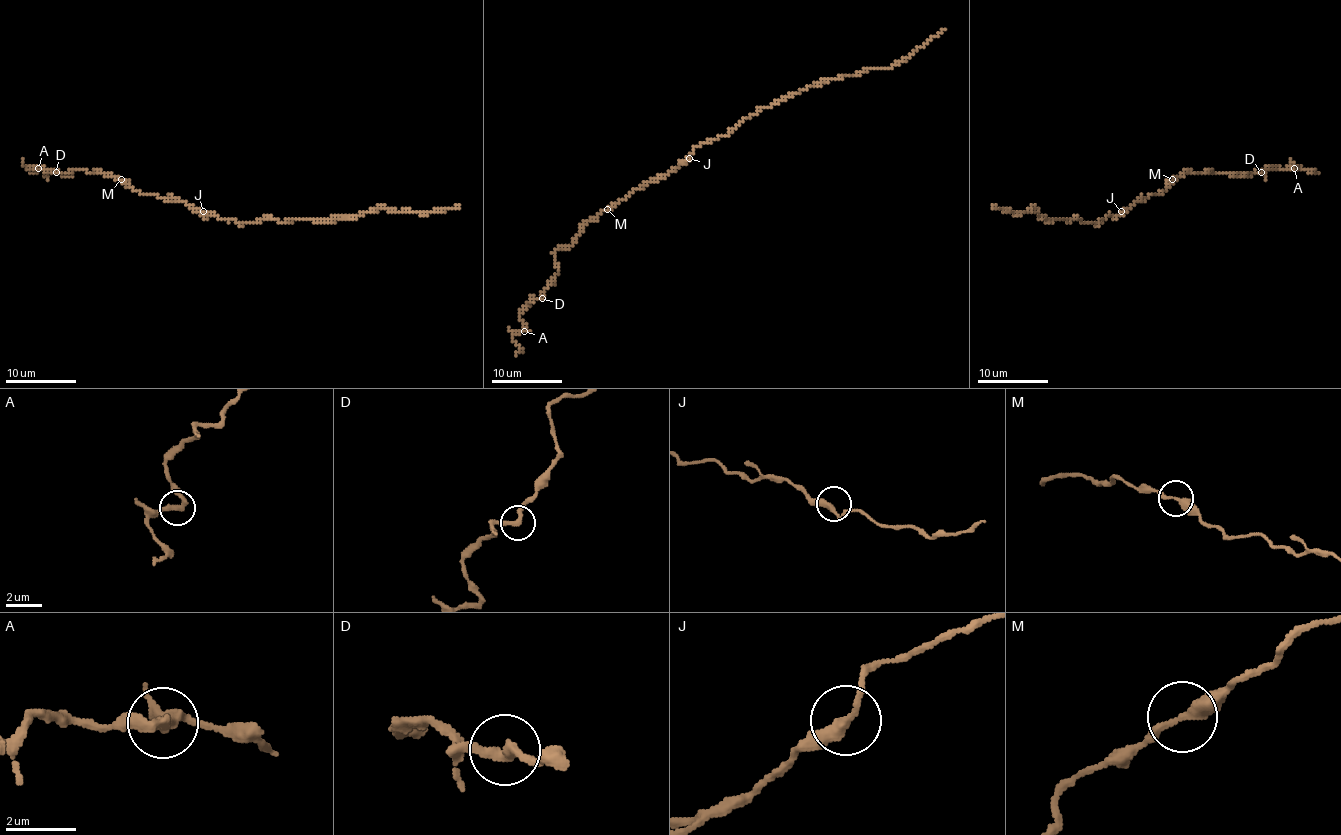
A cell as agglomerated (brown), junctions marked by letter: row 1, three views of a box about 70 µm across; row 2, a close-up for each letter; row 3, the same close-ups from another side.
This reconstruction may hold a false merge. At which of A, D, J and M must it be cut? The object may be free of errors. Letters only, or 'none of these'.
A

